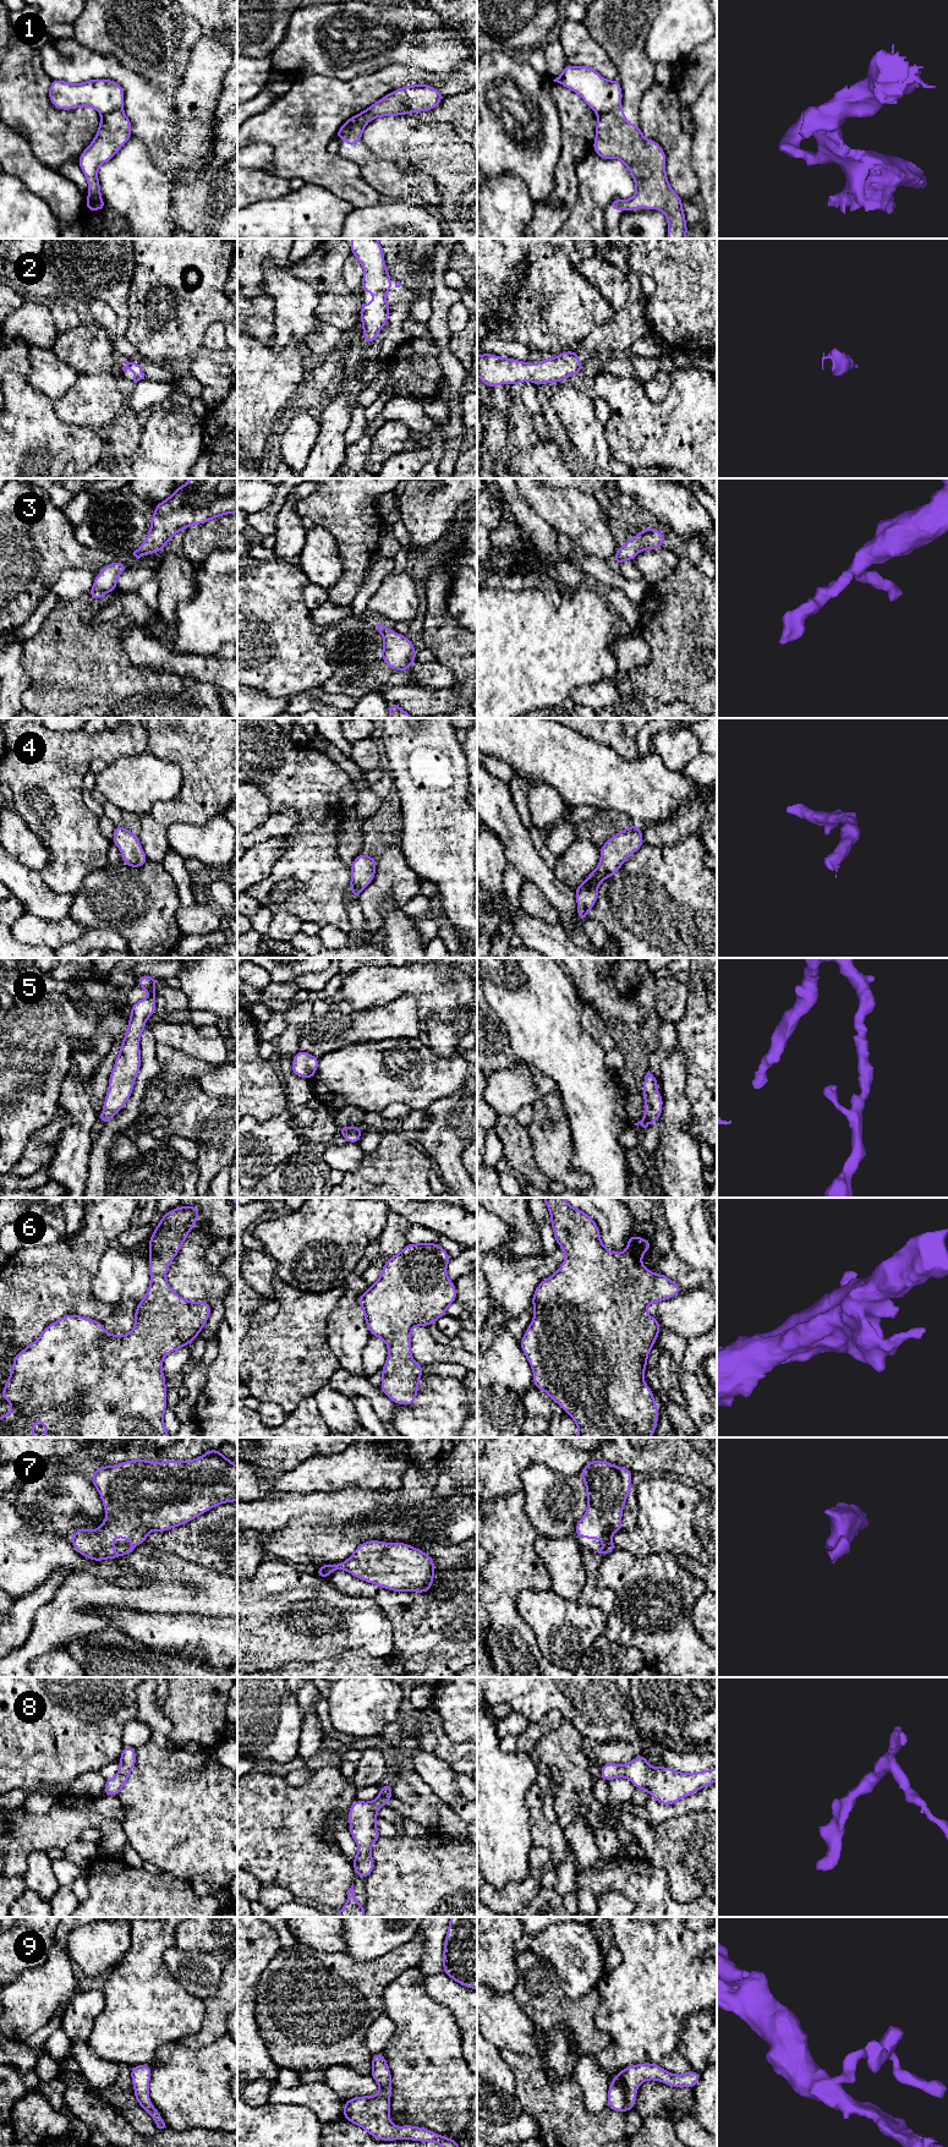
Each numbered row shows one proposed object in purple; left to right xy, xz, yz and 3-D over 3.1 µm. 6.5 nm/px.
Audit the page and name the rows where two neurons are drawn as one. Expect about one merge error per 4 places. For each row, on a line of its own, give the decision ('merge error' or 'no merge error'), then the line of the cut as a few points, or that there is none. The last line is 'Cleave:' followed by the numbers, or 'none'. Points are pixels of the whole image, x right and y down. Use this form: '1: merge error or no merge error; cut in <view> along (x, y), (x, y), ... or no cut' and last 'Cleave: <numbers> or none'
1: merge error; cut in xz along (367, 121), (352, 125), (340, 137)
2: no merge error; no cut
3: no merge error; no cut
4: no merge error; no cut
5: no merge error; no cut
6: no merge error; no cut
7: no merge error; no cut
8: no merge error; no cut
9: no merge error; no cut
Cleave: 1

